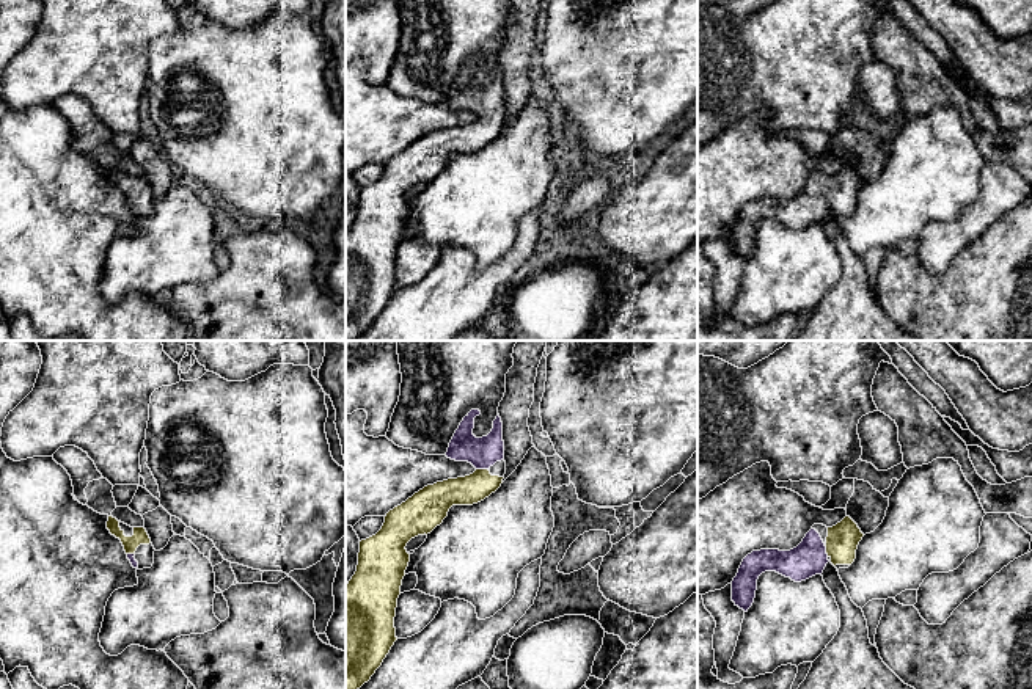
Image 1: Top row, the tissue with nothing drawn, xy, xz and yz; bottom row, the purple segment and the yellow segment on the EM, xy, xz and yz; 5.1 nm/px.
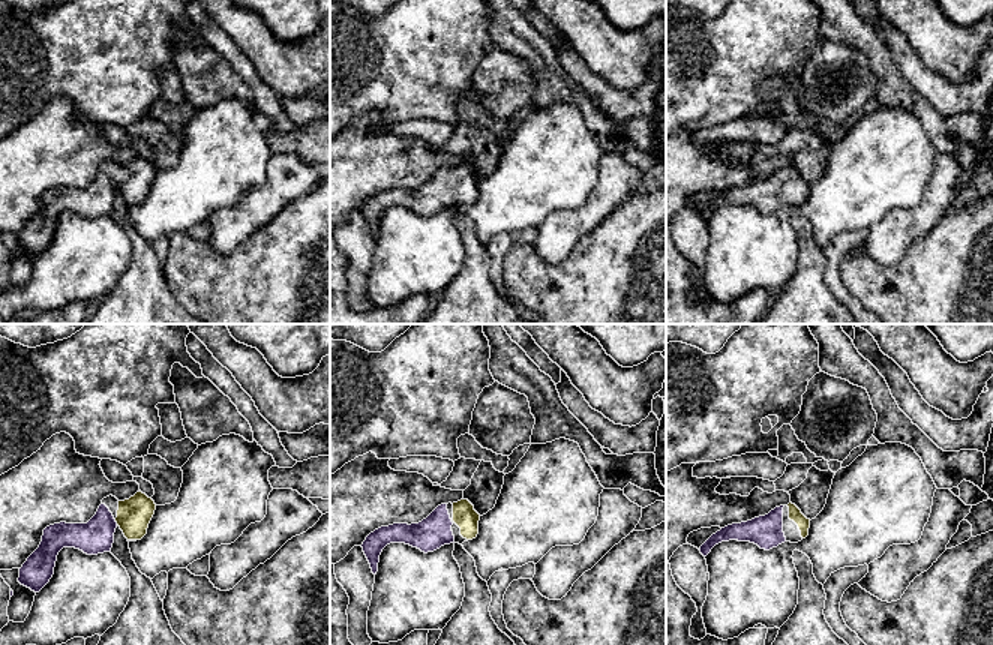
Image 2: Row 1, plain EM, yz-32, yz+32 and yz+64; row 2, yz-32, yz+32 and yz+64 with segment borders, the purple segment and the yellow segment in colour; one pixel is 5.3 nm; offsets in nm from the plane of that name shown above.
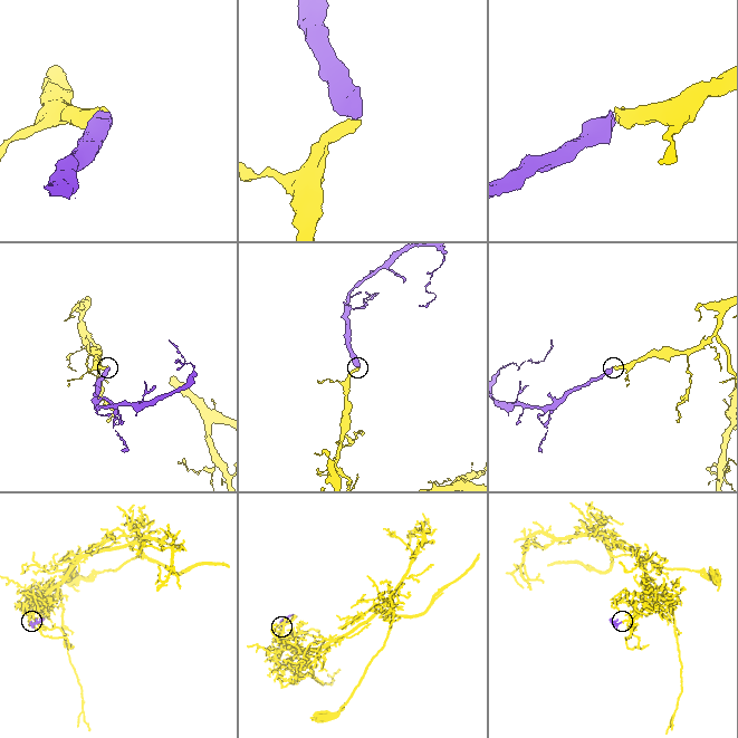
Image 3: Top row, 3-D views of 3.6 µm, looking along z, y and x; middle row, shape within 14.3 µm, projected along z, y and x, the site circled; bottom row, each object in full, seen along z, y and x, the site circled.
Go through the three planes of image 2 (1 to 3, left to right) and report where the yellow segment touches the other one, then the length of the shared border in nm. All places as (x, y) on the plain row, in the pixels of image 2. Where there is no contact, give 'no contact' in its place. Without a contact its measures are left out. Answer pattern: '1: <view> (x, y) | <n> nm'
1: yz-32 (116, 186) | 40 nm
2: no contact
3: no contact

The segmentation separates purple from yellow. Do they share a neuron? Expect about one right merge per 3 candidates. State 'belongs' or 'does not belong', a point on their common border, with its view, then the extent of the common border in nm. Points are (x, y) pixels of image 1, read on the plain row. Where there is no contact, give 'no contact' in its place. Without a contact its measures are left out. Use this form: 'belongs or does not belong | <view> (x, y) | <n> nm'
belongs | xz (483, 116) | 60 nm

